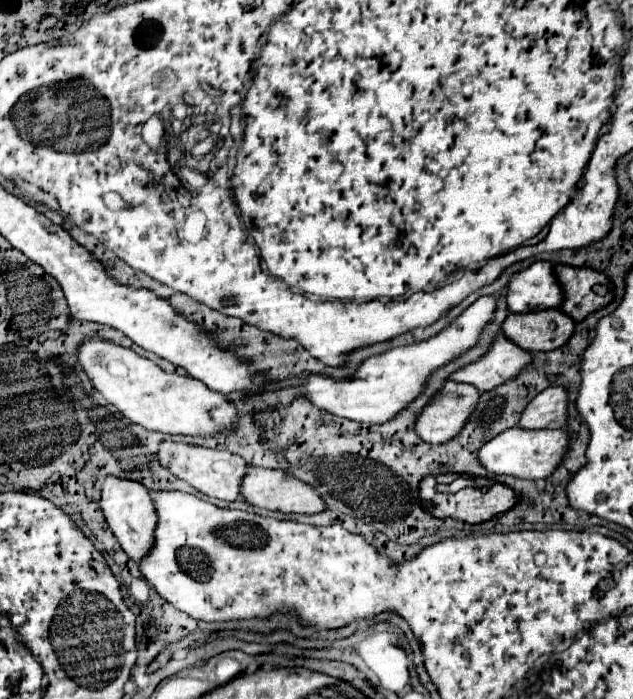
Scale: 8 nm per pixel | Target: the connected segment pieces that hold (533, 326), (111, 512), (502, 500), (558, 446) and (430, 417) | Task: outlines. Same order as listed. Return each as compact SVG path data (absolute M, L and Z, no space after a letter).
M557 308L529 314L509 314L503 334L529 352L549 352L563 346L573 334L575 322Z
M109 476L103 484L101 508L105 512L111 532L115 534L115 538L121 544L121 548L139 564L141 556L145 556L145 552L149 552L149 548L153 548L153 532L157 526L157 512L155 512L155 504L151 500L149 490L139 482Z
M441 474L441 476L429 476L421 482L419 494L423 500L423 506L437 518L457 518L469 524L479 524L485 520L491 520L497 514L507 512L509 508L513 508L513 504L517 504L517 496L513 496L513 490L501 482L493 484L489 492L481 492L481 488L463 488L457 494L451 492L437 492L437 484L451 484L455 478L459 478L457 474Z
M509 428L497 434L479 450L479 462L491 474L511 474L517 478L545 478L551 476L561 464L561 456L565 456L565 448L569 448L569 436L565 430L525 430L525 428Z
M449 380L433 404L421 412L415 424L417 434L429 444L453 440L453 436L459 436L461 428L465 428L465 420L469 420L473 408L477 408L479 396L481 392L471 384Z

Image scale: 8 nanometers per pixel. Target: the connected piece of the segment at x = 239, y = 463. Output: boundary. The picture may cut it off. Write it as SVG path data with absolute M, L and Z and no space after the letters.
M161 442L159 446L159 462L163 468L171 470L177 478L191 484L195 490L199 490L205 496L237 502L241 500L241 480L245 478L245 472L249 464L227 450L211 450L203 446L191 446L185 442Z

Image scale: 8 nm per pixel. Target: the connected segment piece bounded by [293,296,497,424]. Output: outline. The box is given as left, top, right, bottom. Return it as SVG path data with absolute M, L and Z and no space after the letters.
M483 296L475 304L471 304L449 328L445 328L441 334L417 342L403 348L393 348L385 354L371 356L361 364L357 370L355 382L347 380L333 380L329 376L313 374L303 378L293 378L297 388L305 392L305 396L319 408L343 416L347 420L357 420L365 424L385 424L397 416L397 412L405 410L427 386L427 380L431 374L435 374L439 368L447 366L449 362L457 360L461 354L477 346L483 328L493 320L497 308L495 296Z

